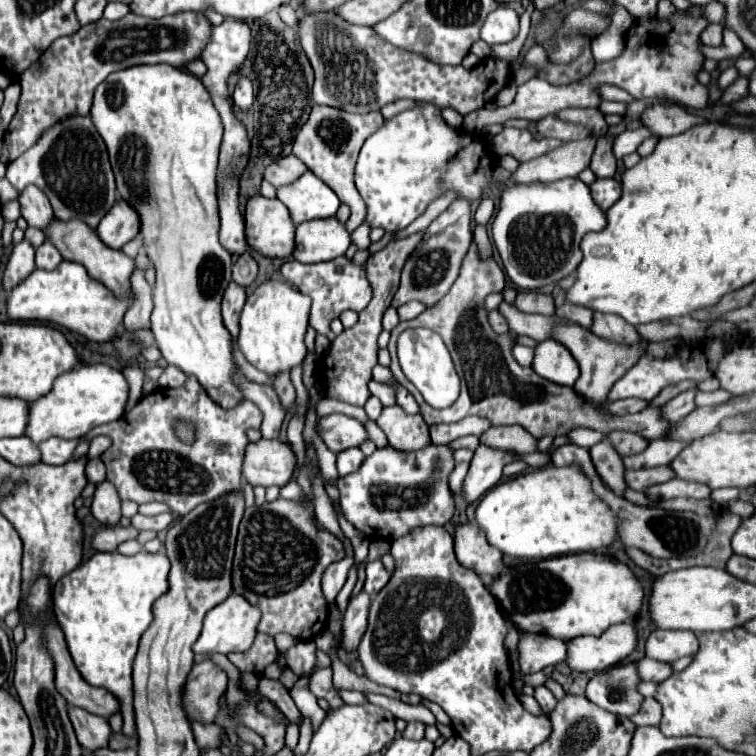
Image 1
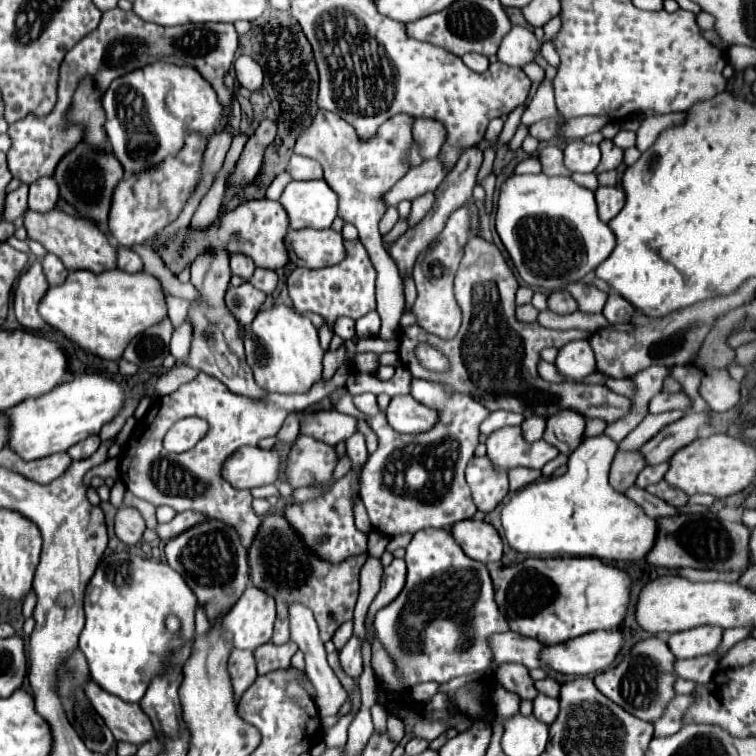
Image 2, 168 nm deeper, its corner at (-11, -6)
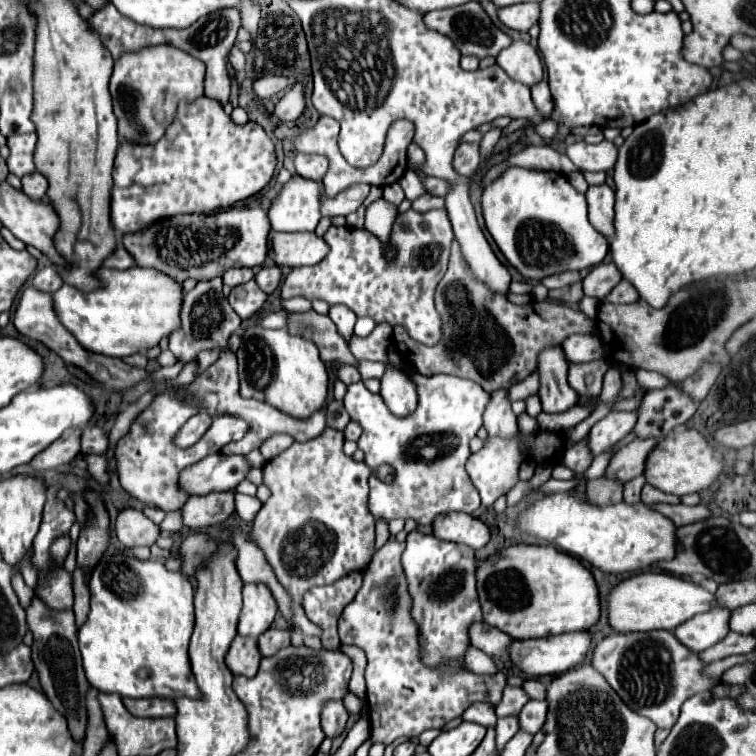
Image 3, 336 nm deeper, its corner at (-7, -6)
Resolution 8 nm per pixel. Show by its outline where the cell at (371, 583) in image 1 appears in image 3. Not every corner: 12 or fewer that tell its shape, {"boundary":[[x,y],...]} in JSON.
{"boundary":[[387,542],[338,622],[367,654],[373,742],[499,704],[505,674],[427,670]]}

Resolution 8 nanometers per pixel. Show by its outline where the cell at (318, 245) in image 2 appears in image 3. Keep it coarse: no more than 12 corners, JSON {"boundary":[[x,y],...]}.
{"boundary":[[271,232],[277,266],[313,266],[329,254],[315,232]]}

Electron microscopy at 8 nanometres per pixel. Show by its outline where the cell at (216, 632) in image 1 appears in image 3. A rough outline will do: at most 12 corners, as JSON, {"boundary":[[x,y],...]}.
{"boundary":[[243,586],[237,634],[261,636],[277,614],[265,586]]}

